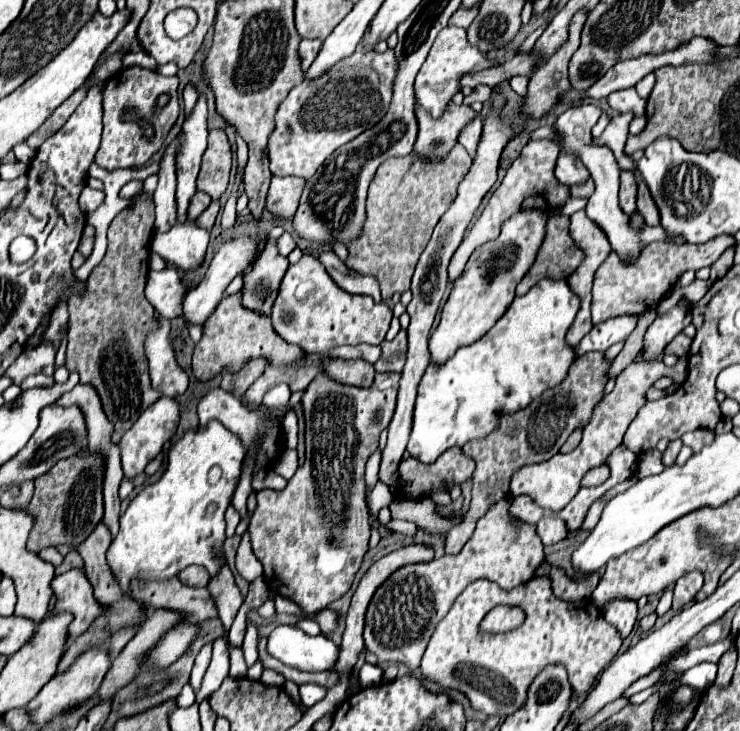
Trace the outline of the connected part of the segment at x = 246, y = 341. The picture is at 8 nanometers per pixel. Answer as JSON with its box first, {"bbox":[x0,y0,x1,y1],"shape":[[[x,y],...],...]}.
{"bbox":[192,294,304,380],"shape":[[[234,294],[234,296],[224,296],[220,300],[220,304],[216,306],[216,310],[212,312],[212,316],[206,320],[202,340],[194,348],[192,370],[194,370],[194,376],[198,380],[210,380],[212,376],[220,374],[222,368],[228,364],[230,364],[230,368],[240,368],[250,358],[270,356],[270,362],[274,366],[282,366],[282,364],[290,364],[290,362],[298,360],[302,354],[304,352],[298,346],[284,342],[274,332],[268,316],[262,316],[262,314],[256,314],[256,312],[242,308],[240,296]]]}

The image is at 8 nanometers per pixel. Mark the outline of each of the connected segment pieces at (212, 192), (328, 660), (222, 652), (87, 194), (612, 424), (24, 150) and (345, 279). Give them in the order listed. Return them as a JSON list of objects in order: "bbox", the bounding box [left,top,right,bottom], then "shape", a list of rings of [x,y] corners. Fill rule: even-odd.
[{"bbox":[196,130,232,198],"shape":[[[212,130],[208,136],[208,148],[202,158],[196,188],[206,192],[210,198],[220,198],[228,186],[230,164],[232,164],[232,152],[224,130]]]},{"bbox":[268,626,338,672],"shape":[[[276,626],[268,636],[268,654],[304,672],[324,672],[338,660],[338,648],[326,636],[308,636],[298,626]]]},{"bbox":[196,638,230,704],"shape":[[[218,638],[218,640],[214,640],[212,662],[204,674],[200,690],[196,692],[196,704],[200,704],[206,696],[210,696],[212,692],[216,692],[220,688],[222,680],[228,676],[228,664],[230,664],[230,658],[228,658],[228,650],[226,650],[226,642],[224,642],[224,638]]]},{"bbox":[80,186,104,212],"shape":[[[84,186],[82,194],[80,194],[80,208],[82,212],[94,212],[104,200],[104,192],[102,190],[94,190],[90,186]]]},{"bbox":[510,332,692,512],"shape":[[[680,332],[672,342],[665,348],[664,354],[673,354],[679,358],[677,363],[673,367],[664,366],[664,362],[632,362],[626,370],[620,372],[620,376],[616,378],[616,386],[610,394],[604,396],[604,400],[598,404],[598,408],[594,408],[594,416],[590,420],[590,424],[584,428],[582,432],[582,440],[580,444],[568,452],[568,454],[556,454],[552,456],[550,460],[546,462],[540,462],[540,464],[528,464],[528,466],[522,466],[518,472],[512,474],[510,478],[510,494],[512,496],[522,496],[522,494],[528,494],[536,500],[536,504],[542,504],[544,508],[550,508],[554,512],[562,510],[570,498],[574,496],[574,492],[578,492],[580,488],[580,480],[582,476],[590,470],[590,468],[596,468],[600,464],[606,462],[606,456],[622,444],[622,438],[624,438],[624,432],[626,428],[630,426],[630,422],[634,420],[634,416],[638,414],[638,410],[642,408],[642,404],[646,400],[658,400],[670,392],[674,392],[678,386],[670,386],[670,390],[666,392],[658,392],[652,384],[662,378],[663,376],[669,376],[674,383],[682,384],[688,375],[688,354],[692,339],[688,338],[684,332]]]},{"bbox":[12,144,34,164],"shape":[[[16,144],[14,148],[12,148],[12,152],[14,152],[14,156],[16,156],[16,160],[20,160],[20,162],[24,162],[24,164],[30,164],[32,162],[32,158],[34,158],[34,150],[32,148],[28,148],[26,144]]]},{"bbox":[318,252,380,302],"shape":[[[322,252],[318,256],[318,260],[322,262],[322,266],[326,268],[326,272],[330,274],[330,278],[346,292],[350,294],[368,294],[372,296],[376,302],[380,302],[380,288],[378,288],[378,282],[374,276],[362,276],[358,272],[350,272],[344,262],[332,252]]]}]

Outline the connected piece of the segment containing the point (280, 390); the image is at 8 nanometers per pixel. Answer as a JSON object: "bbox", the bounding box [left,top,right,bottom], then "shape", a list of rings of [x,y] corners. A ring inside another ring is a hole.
{"bbox":[262,384,290,408],"shape":[[[276,384],[274,388],[270,388],[270,390],[264,394],[262,404],[272,406],[272,408],[284,408],[284,406],[288,404],[288,398],[290,398],[290,388],[288,388],[288,384]]]}

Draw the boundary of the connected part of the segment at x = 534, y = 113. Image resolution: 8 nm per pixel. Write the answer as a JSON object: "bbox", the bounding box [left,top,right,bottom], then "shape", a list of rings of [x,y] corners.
{"bbox":[526,10,588,120],"shape":[[[580,10],[574,14],[574,18],[570,20],[570,26],[568,26],[570,28],[568,40],[554,52],[554,56],[548,58],[546,64],[542,64],[538,68],[538,72],[534,72],[530,76],[528,98],[526,98],[526,116],[530,120],[546,116],[548,110],[556,104],[556,98],[562,92],[570,90],[568,62],[580,46],[580,32],[586,22],[586,14],[588,14],[586,10]]]}

